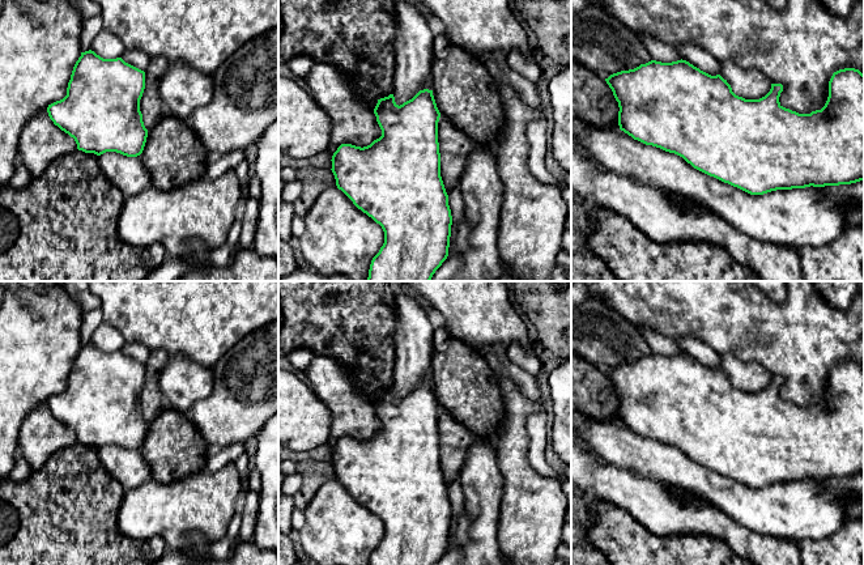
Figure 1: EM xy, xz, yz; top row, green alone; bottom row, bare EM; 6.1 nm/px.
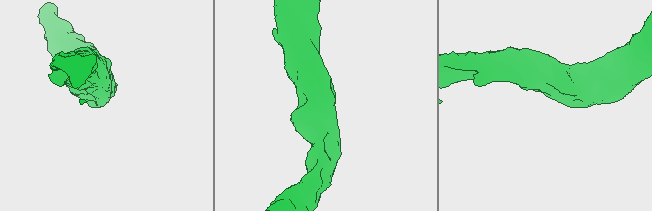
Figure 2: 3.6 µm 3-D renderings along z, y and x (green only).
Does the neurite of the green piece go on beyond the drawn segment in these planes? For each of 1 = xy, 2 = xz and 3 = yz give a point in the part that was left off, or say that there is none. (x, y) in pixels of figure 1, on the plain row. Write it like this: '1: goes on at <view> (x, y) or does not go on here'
1: goes on at xy (128, 467)
2: goes on at xz (413, 338)
3: goes on at yz (813, 509)

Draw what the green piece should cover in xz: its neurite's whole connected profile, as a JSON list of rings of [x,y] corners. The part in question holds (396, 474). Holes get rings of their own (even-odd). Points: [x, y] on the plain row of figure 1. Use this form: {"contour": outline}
{"contour": [[[400,281],[393,286],[393,385],[378,392],[374,402],[382,429],[363,441],[341,437],[331,463],[337,481],[384,524],[384,536],[369,565],[435,565],[448,549],[452,509],[440,470],[440,405],[431,383],[434,327],[412,292]]]}

